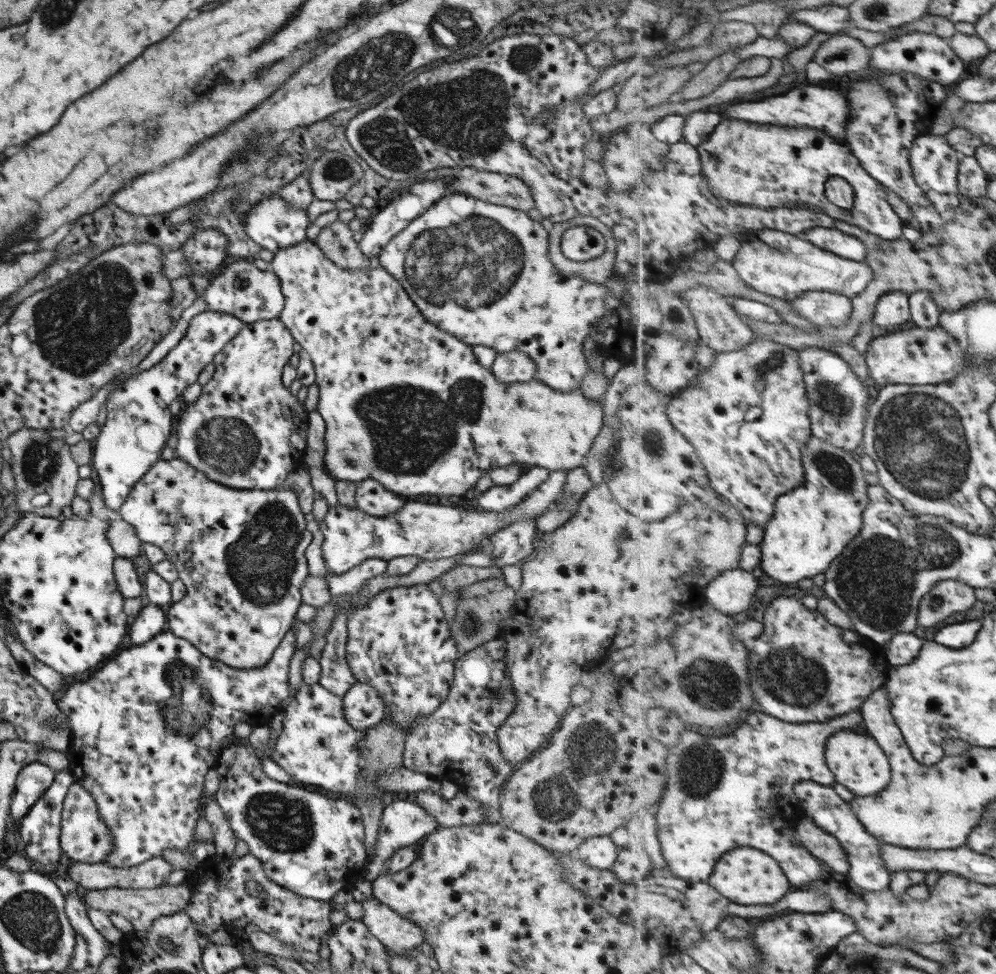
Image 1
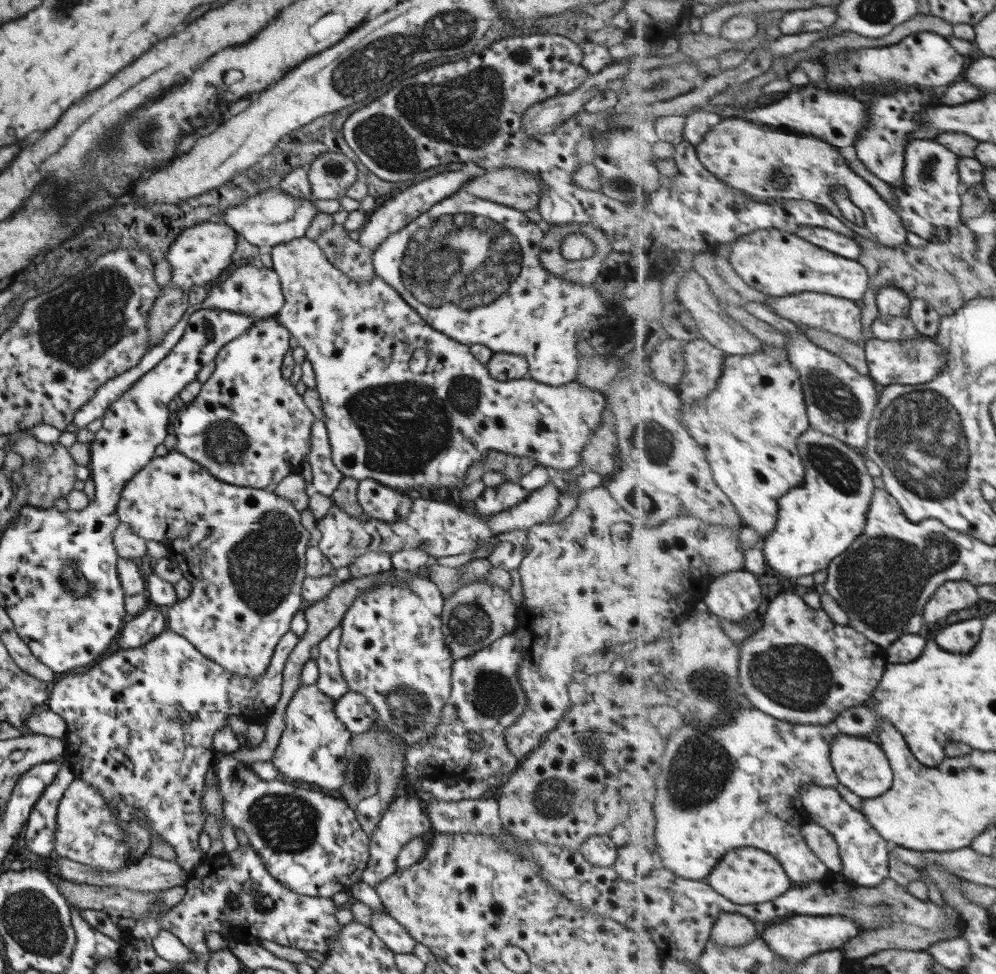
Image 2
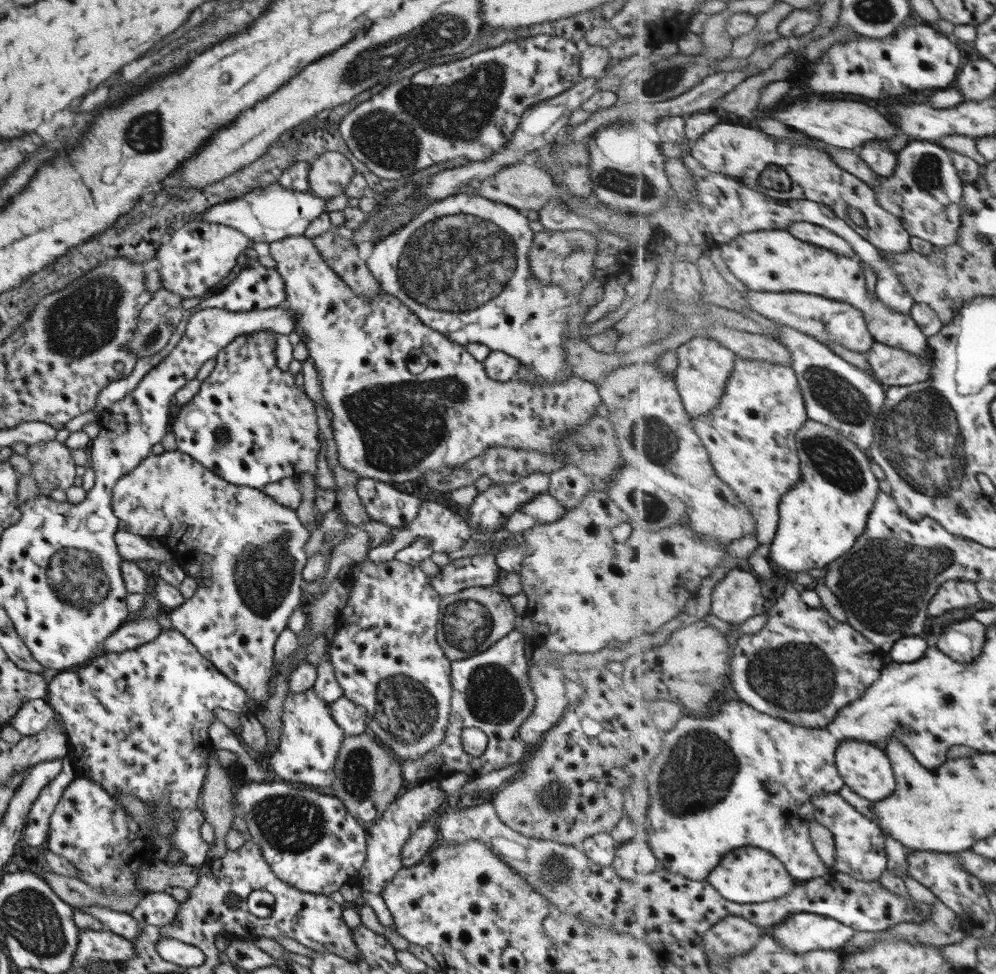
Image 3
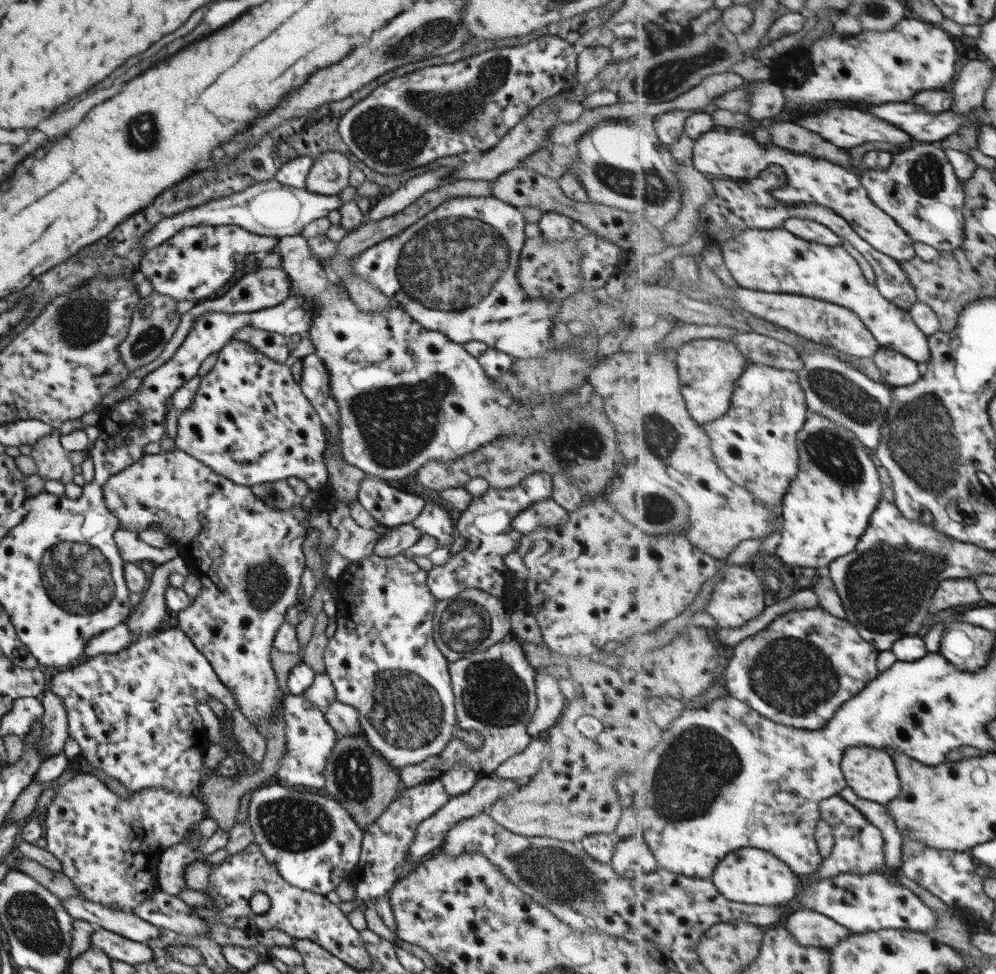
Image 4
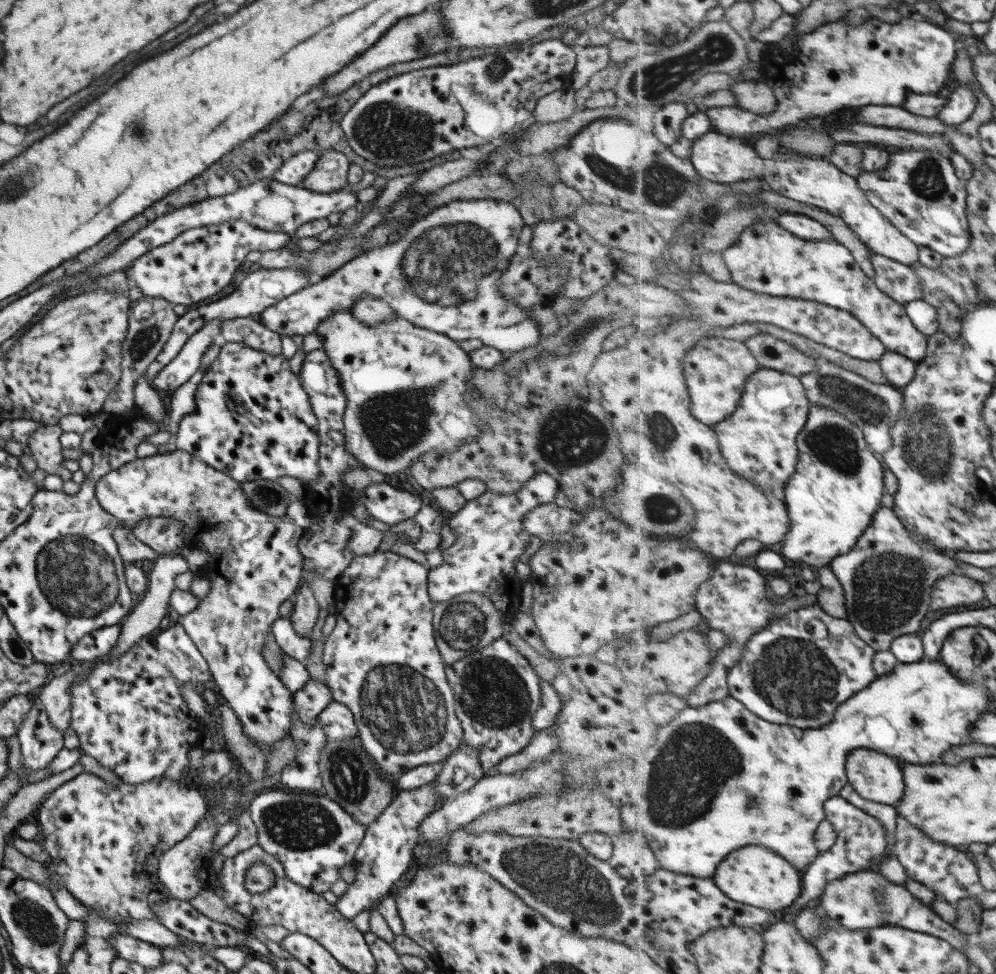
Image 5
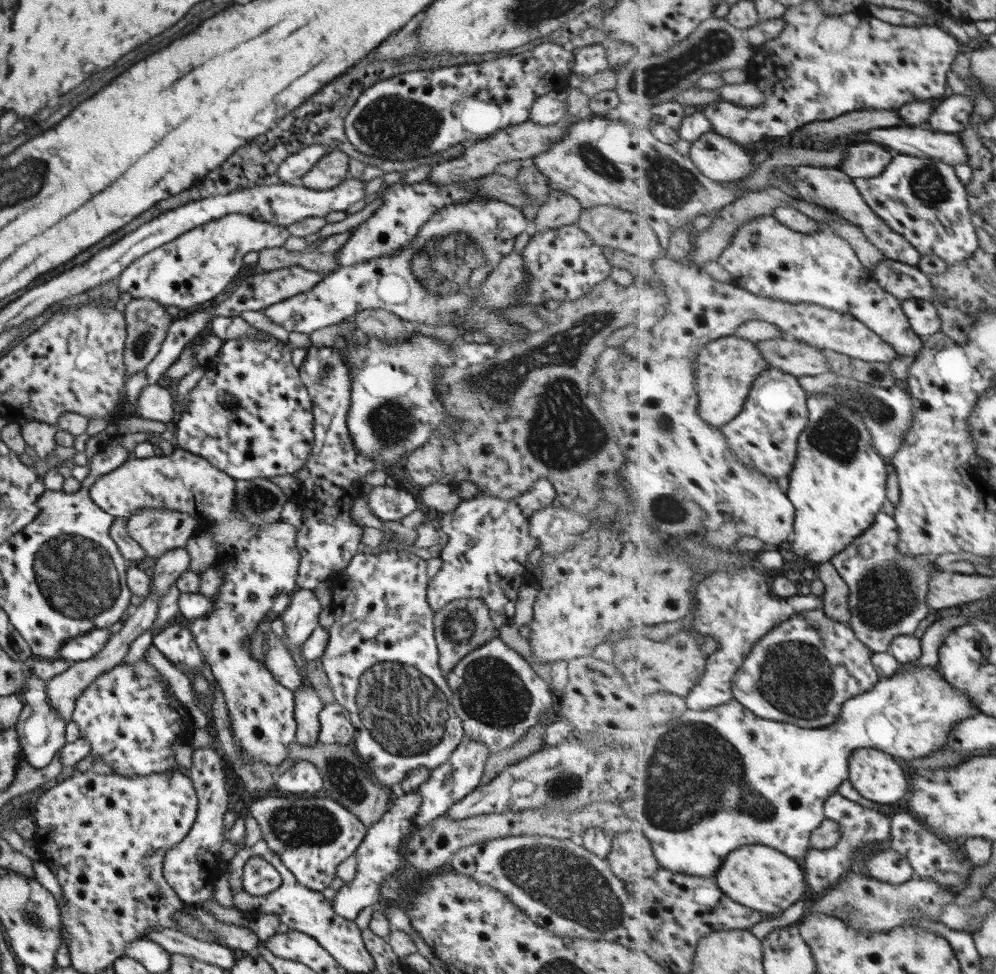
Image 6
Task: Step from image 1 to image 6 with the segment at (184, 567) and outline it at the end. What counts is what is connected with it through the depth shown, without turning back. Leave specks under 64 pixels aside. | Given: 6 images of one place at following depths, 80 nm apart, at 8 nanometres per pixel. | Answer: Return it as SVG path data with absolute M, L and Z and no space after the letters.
M174 447L171 453L164 457L153 455L146 458L128 458L115 470L97 478L89 487L88 495L95 506L113 517L127 519L138 508L174 510L193 515L197 520L197 527L193 534L208 532L212 534L216 546L215 564L223 568L225 576L220 584L218 593L212 598L214 607L212 612L203 618L187 620L187 628L200 650L201 656L209 664L209 670L224 699L225 709L229 714L229 732L233 737L235 747L241 751L241 759L248 762L264 762L275 767L287 759L287 747L293 742L296 724L293 718L292 692L277 683L271 673L248 651L248 638L259 631L259 626L267 623L272 615L270 606L275 595L287 593L291 595L296 588L295 577L299 562L299 553L294 540L299 528L278 520L254 526L249 524L234 512L232 502L235 482L228 474L211 466L204 458Z

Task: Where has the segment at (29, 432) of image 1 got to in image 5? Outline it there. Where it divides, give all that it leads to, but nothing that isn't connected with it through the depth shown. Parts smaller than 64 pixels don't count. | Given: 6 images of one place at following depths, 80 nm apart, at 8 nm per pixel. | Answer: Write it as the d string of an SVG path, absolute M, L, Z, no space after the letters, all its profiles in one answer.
M43 425L36 428L26 440L26 444L32 452L36 466L45 474L53 474L59 476L61 481L71 479L72 474L59 463L63 459L61 457L60 442L58 436L62 433L60 426L57 425Z

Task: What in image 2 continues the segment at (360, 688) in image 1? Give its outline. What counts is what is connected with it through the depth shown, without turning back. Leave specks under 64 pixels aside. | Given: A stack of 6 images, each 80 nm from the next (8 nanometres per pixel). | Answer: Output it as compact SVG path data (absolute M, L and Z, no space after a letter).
M348 691L335 701L333 706L335 717L343 723L351 734L364 733L373 727L373 707L365 701L365 697Z

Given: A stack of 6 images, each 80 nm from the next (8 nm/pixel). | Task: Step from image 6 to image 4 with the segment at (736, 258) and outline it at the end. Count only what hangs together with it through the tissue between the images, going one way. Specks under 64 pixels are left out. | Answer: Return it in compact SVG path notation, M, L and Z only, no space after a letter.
M751 228L721 246L726 266L741 287L777 294L800 294L819 298L854 310L877 342L920 364L931 358L930 338L914 321L910 311L885 298L862 272L856 258L842 246L807 242L783 228Z

